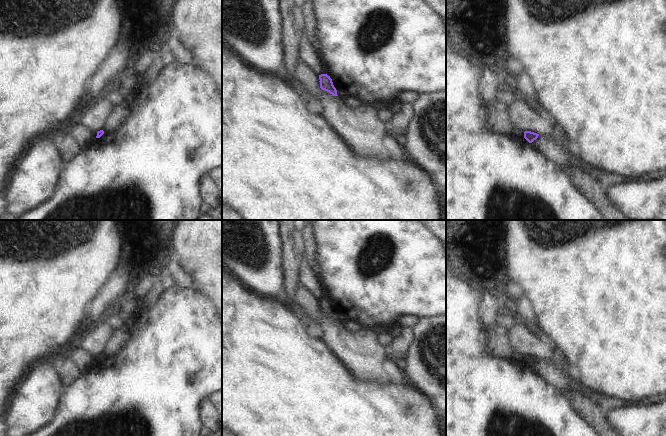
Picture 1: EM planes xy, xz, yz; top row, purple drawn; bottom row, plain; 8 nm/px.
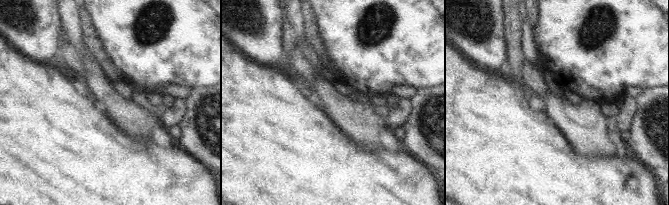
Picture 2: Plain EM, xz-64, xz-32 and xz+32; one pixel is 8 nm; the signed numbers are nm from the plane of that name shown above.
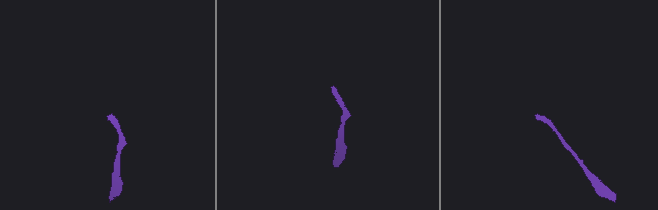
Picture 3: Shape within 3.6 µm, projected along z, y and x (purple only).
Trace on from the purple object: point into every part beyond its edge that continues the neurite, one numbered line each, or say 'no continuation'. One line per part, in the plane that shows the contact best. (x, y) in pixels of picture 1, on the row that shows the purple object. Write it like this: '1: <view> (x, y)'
no continuation

